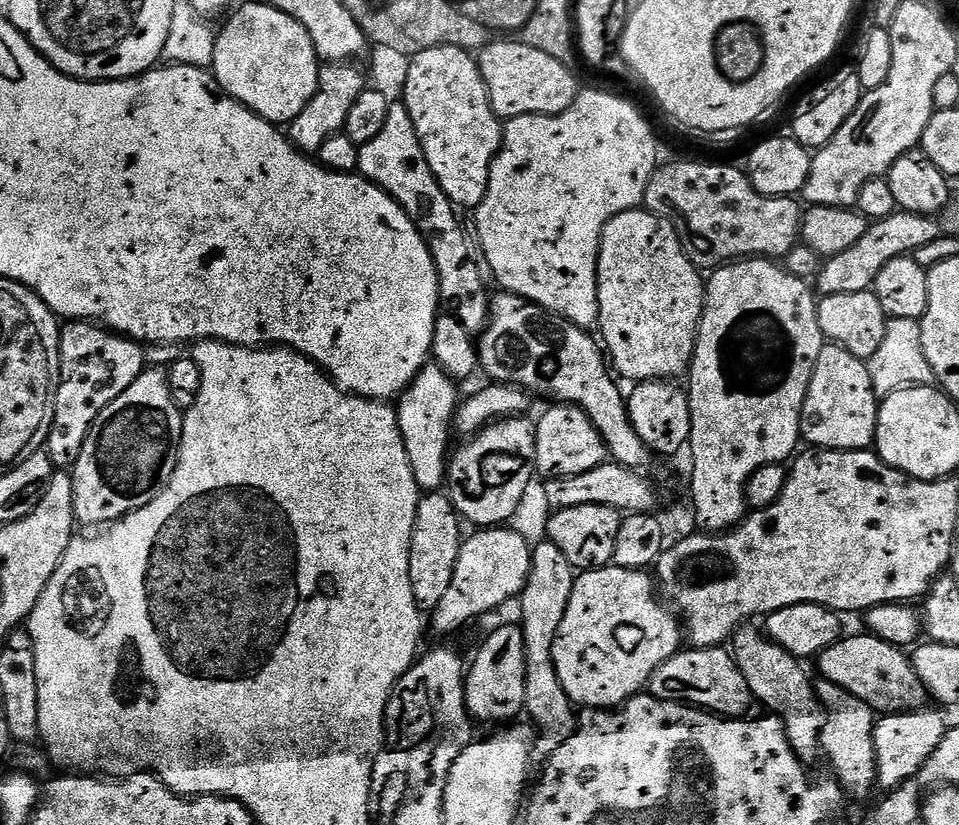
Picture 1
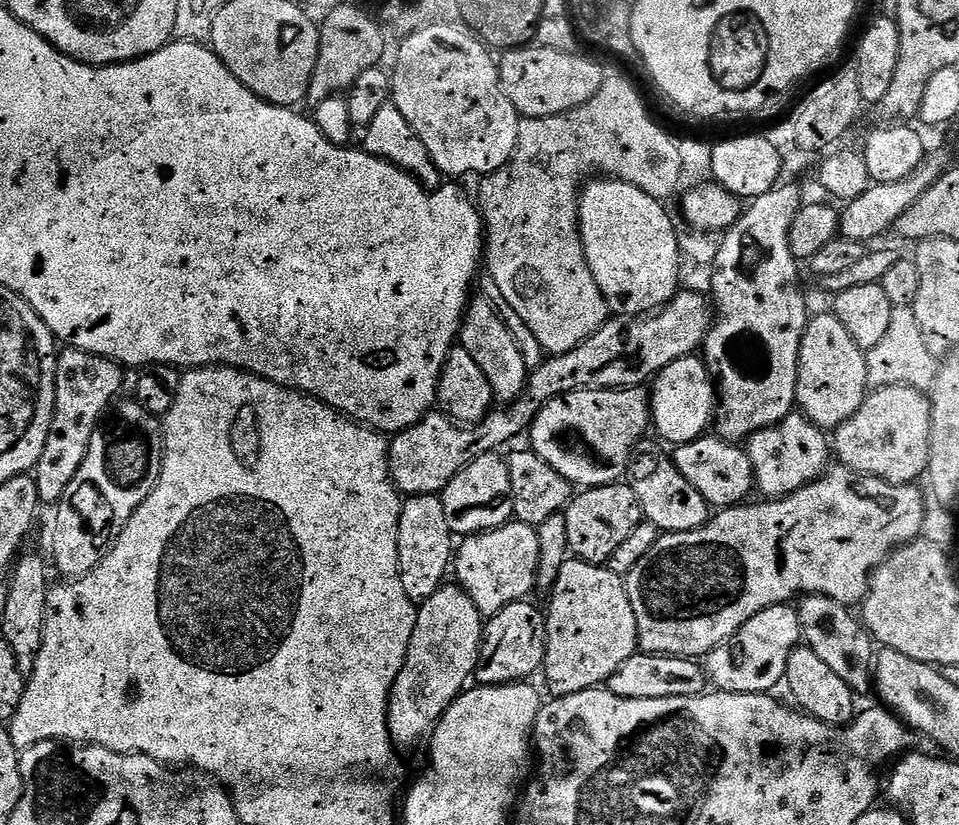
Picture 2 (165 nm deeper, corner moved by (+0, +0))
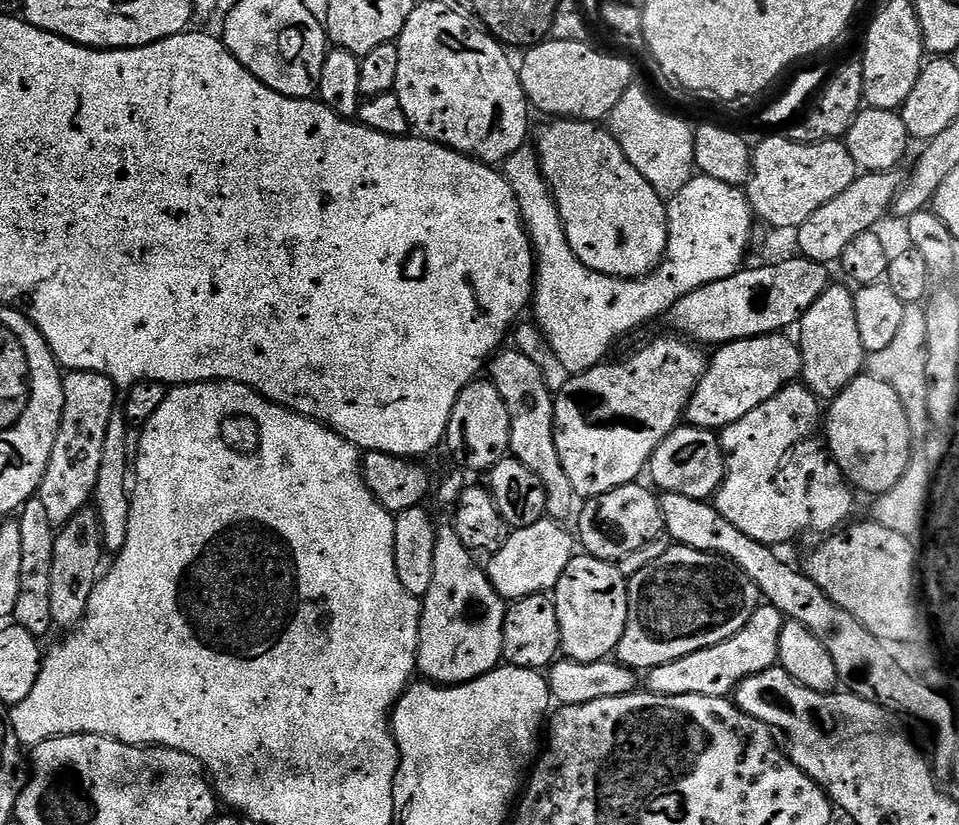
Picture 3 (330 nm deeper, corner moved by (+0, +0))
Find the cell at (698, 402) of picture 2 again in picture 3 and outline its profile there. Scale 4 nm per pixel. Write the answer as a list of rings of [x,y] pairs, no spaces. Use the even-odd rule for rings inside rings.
[[[788,334],[755,336],[749,340],[735,340],[715,349],[716,357],[707,361],[698,386],[686,409],[686,420],[693,428],[722,430],[738,418],[746,418],[750,410],[762,406],[774,394],[804,371],[799,343]]]

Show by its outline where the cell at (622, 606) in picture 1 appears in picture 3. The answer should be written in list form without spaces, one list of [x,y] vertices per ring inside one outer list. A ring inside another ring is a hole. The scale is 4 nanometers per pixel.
[[[573,555],[566,570],[562,570],[562,578],[558,578],[554,599],[560,623],[560,651],[567,659],[589,664],[607,660],[615,653],[626,630],[628,580],[613,561]]]

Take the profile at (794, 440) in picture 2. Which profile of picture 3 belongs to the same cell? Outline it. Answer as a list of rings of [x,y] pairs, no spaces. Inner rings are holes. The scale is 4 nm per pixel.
[[[789,382],[781,392],[774,394],[774,398],[770,398],[766,402],[762,402],[762,406],[750,410],[750,414],[746,414],[746,418],[738,418],[738,422],[734,422],[722,429],[719,437],[720,445],[724,451],[724,481],[721,482],[720,488],[715,494],[714,507],[718,514],[722,514],[722,518],[726,518],[726,522],[730,522],[730,526],[738,526],[738,530],[742,530],[742,534],[746,534],[746,538],[754,538],[754,542],[777,546],[776,544],[788,544],[791,540],[796,540],[799,536],[806,535],[807,532],[831,534],[841,526],[849,523],[850,517],[848,515],[852,512],[854,489],[848,483],[843,470],[840,469],[838,462],[828,450],[826,436],[822,431],[822,401],[820,397],[808,389],[807,384],[803,382]]]

